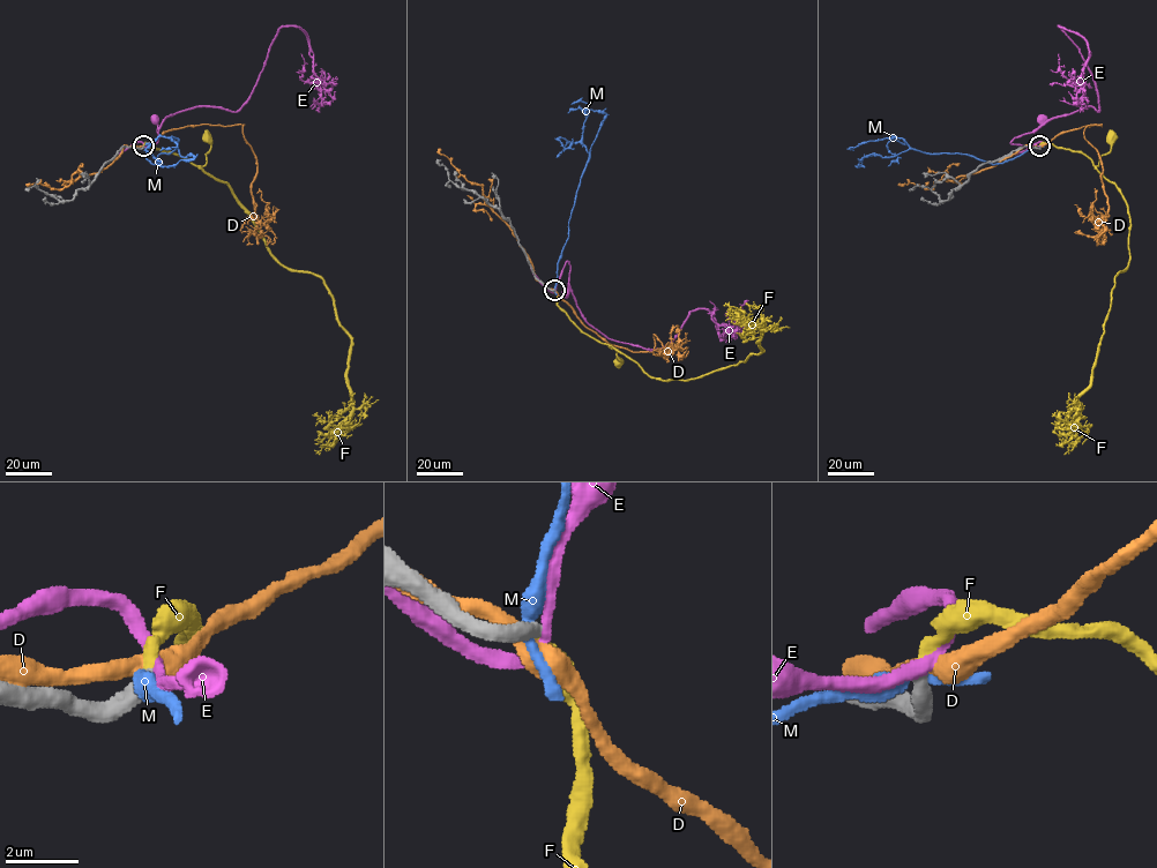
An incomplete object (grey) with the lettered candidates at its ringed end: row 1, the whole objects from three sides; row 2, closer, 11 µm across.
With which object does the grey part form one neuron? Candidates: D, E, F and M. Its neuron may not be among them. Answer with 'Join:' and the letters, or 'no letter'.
Join: F

